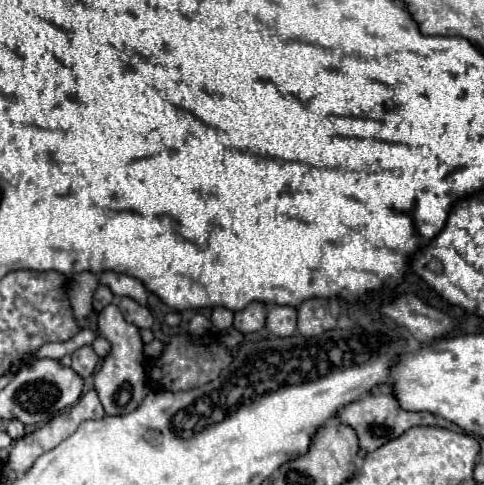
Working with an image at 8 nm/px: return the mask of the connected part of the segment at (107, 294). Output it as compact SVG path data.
M99 286L97 292L95 292L95 296L93 296L93 308L95 308L95 312L101 312L113 300L115 300L115 296L111 294L111 290L107 290L107 286Z

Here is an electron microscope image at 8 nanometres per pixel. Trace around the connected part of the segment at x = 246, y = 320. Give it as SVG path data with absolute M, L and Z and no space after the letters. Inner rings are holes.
M251 302L243 312L235 312L235 328L243 334L249 332L259 332L265 326L265 318L267 318L267 308L263 302ZM243 314L243 318L241 318Z

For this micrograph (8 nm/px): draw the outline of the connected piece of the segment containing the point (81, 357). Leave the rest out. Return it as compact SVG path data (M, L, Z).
M81 346L77 352L73 352L71 368L85 380L85 378L89 378L93 374L97 362L99 362L99 356L95 354L93 346Z

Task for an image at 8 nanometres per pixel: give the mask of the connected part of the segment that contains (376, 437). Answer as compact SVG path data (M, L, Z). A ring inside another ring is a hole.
M369 394L369 396L363 396L359 402L351 402L343 410L339 410L337 418L343 424L349 424L349 426L355 428L355 432L359 436L359 446L361 446L361 450L359 450L361 458L367 452L373 452L379 446L387 444L389 440L401 436L407 428L437 424L437 418L431 412L407 412L407 410L403 410L393 394Z

